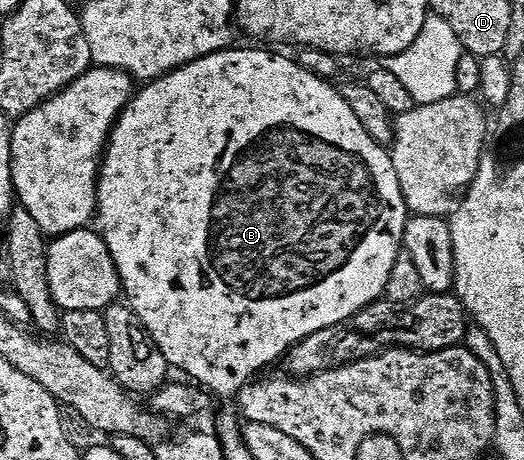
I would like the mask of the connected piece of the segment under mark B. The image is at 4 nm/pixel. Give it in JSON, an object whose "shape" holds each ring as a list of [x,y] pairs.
{"shape":[[[236,48],[221,49],[219,53],[211,53],[202,59],[181,65],[180,68],[173,69],[165,77],[158,77],[147,82],[143,86],[144,90],[141,93],[139,90],[133,96],[131,103],[124,108],[124,112],[117,119],[116,126],[112,128],[112,135],[108,139],[108,148],[100,167],[100,203],[98,206],[98,229],[114,259],[116,270],[120,273],[123,292],[126,297],[128,293],[127,300],[130,302],[132,310],[142,319],[144,328],[151,333],[156,345],[166,355],[169,366],[176,368],[177,365],[178,368],[185,369],[189,373],[187,376],[193,382],[203,386],[205,390],[211,391],[213,394],[216,392],[222,397],[232,398],[235,398],[240,390],[259,374],[256,373],[259,369],[274,364],[279,357],[281,360],[288,350],[302,339],[323,329],[335,329],[338,325],[351,322],[356,314],[381,300],[388,291],[390,271],[394,271],[394,263],[400,258],[404,249],[404,232],[410,220],[408,204],[402,193],[402,183],[398,181],[398,171],[394,171],[391,152],[374,139],[370,139],[370,135],[366,135],[366,127],[362,127],[362,123],[358,123],[358,115],[354,115],[354,111],[350,111],[350,103],[346,103],[346,99],[342,99],[339,88],[335,84],[327,85],[322,78],[315,77],[310,70],[303,69],[300,65],[295,65],[288,57],[267,53],[264,49]]]}

